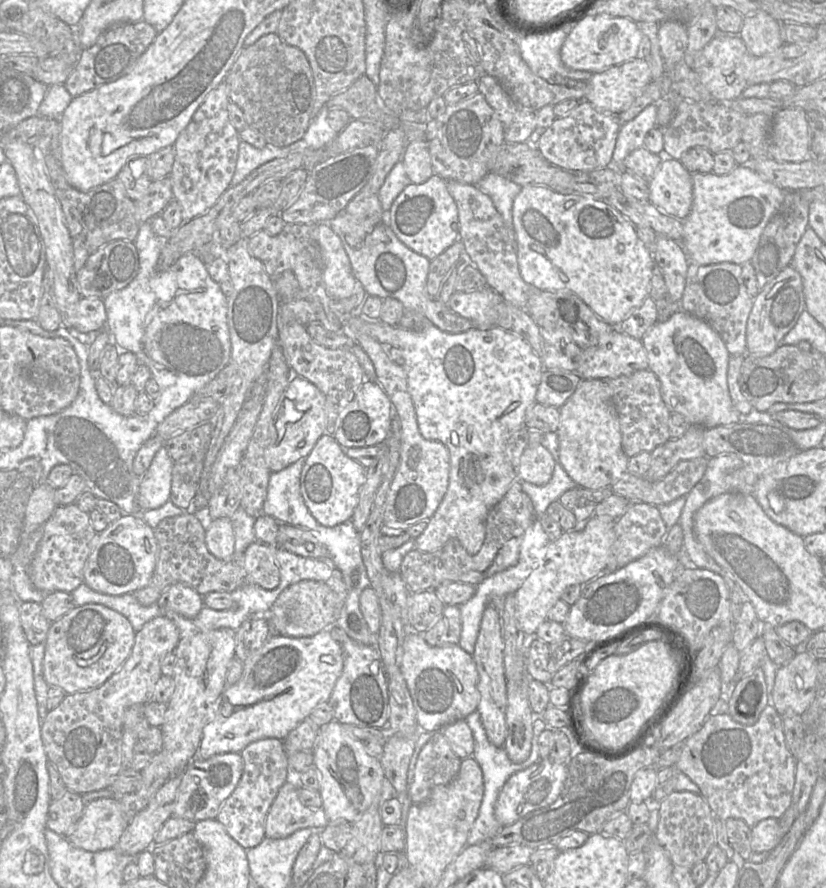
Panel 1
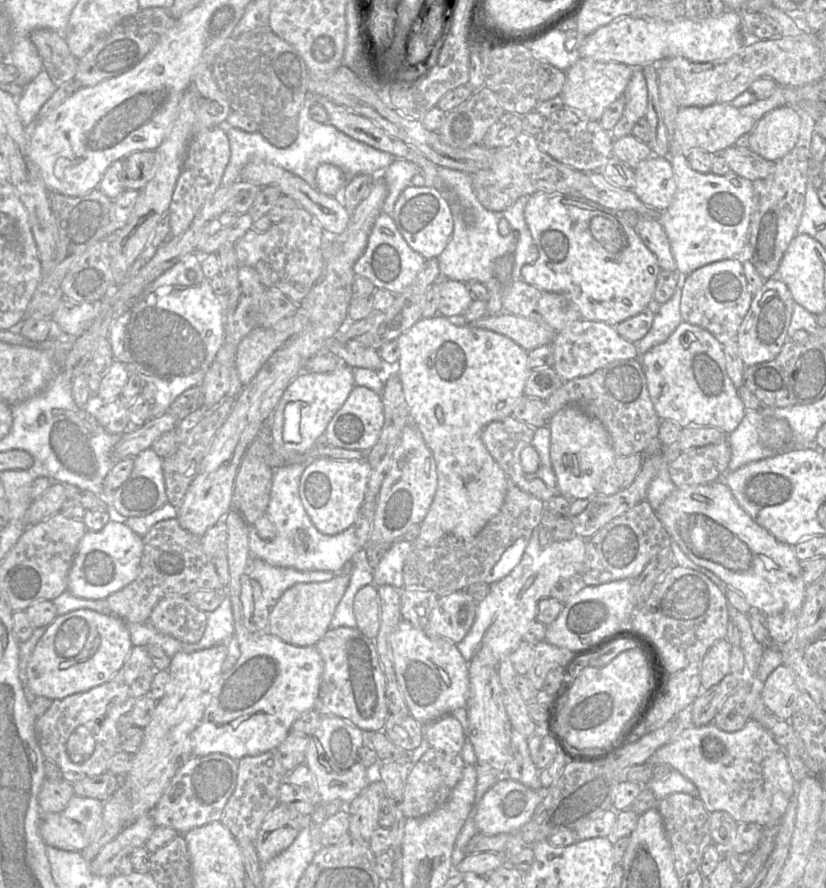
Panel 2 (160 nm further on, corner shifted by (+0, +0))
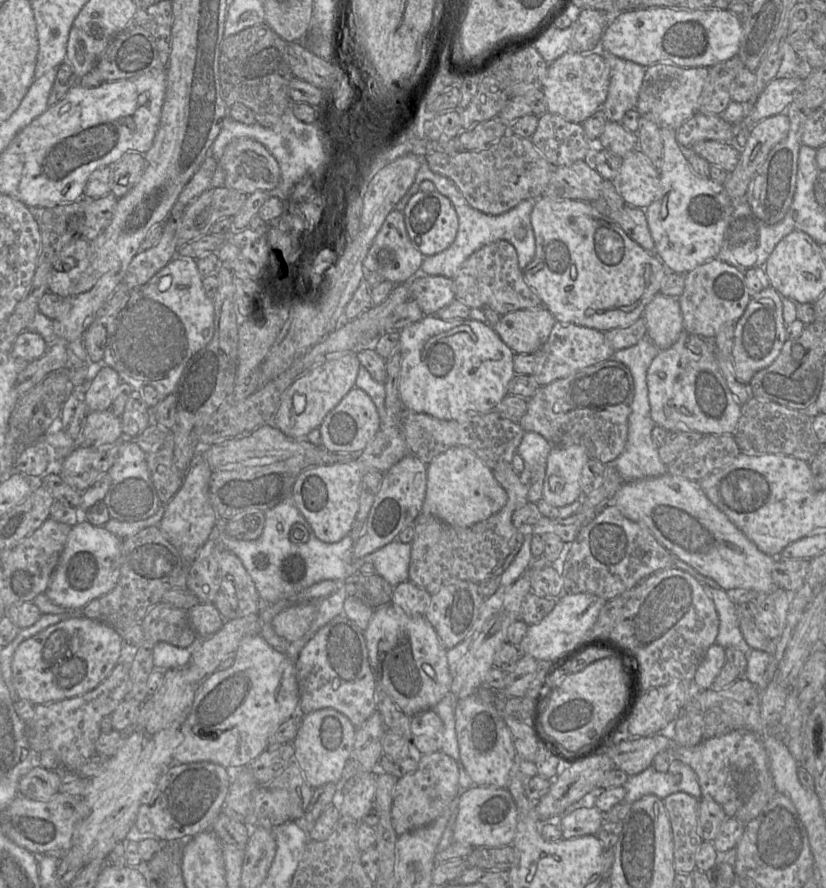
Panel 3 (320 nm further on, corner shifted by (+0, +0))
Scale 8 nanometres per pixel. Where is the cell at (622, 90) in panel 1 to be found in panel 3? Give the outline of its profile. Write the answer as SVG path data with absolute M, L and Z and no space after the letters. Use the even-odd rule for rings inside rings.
M602 50L588 53L568 51L549 63L542 91L548 112L557 114L572 123L582 124L604 104L610 83L610 67Z

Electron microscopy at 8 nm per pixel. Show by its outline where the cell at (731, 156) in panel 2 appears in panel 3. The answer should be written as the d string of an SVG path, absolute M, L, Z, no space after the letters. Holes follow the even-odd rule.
M705 140L694 143L691 150L710 165L716 165L730 173L739 161L741 148L737 148L733 144Z

